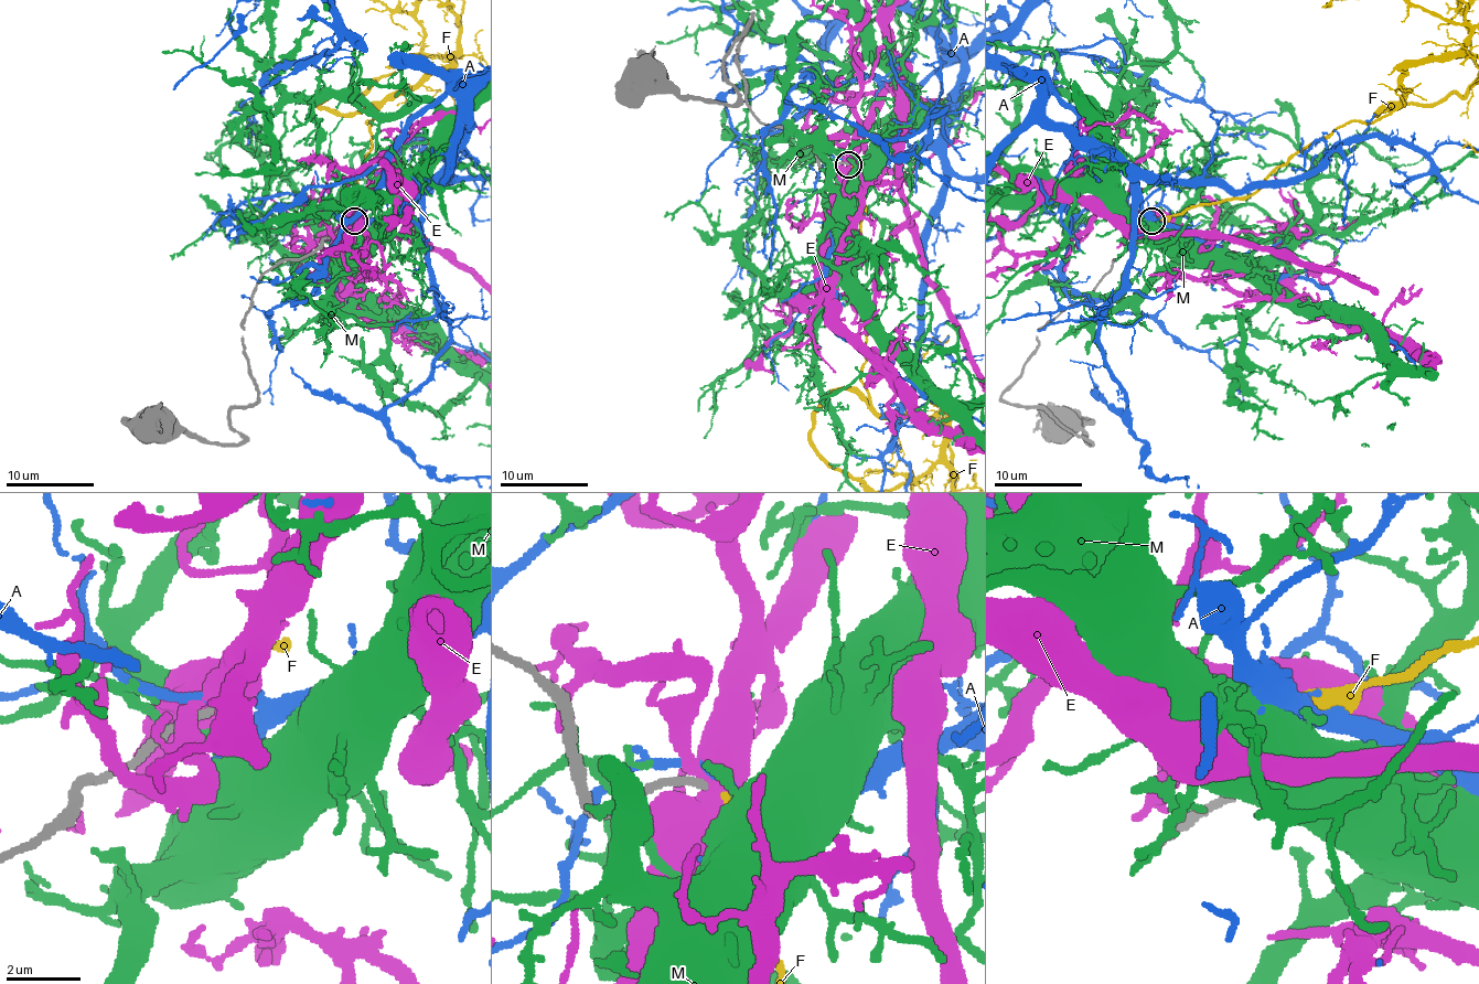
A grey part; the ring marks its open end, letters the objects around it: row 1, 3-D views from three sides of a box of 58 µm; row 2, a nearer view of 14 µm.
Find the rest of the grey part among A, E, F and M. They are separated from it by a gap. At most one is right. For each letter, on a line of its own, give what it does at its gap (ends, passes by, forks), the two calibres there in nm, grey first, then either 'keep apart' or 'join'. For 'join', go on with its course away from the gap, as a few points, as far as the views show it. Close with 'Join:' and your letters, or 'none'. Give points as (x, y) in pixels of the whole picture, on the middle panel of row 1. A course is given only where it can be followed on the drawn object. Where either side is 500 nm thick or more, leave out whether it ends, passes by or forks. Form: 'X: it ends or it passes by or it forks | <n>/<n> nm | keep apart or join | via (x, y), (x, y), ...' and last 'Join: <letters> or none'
A: it passes by | 190/240 nm | keep apart
E: it forks | 190/460 nm | keep apart
F: it ends | 190/200 nm | join
M: it ends | 190/160 nm | keep apart
Join: F

